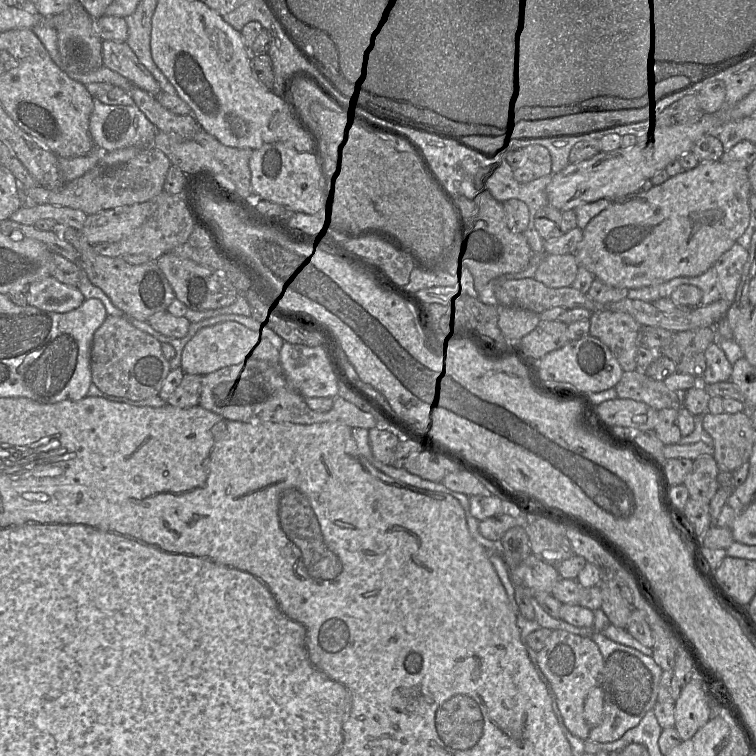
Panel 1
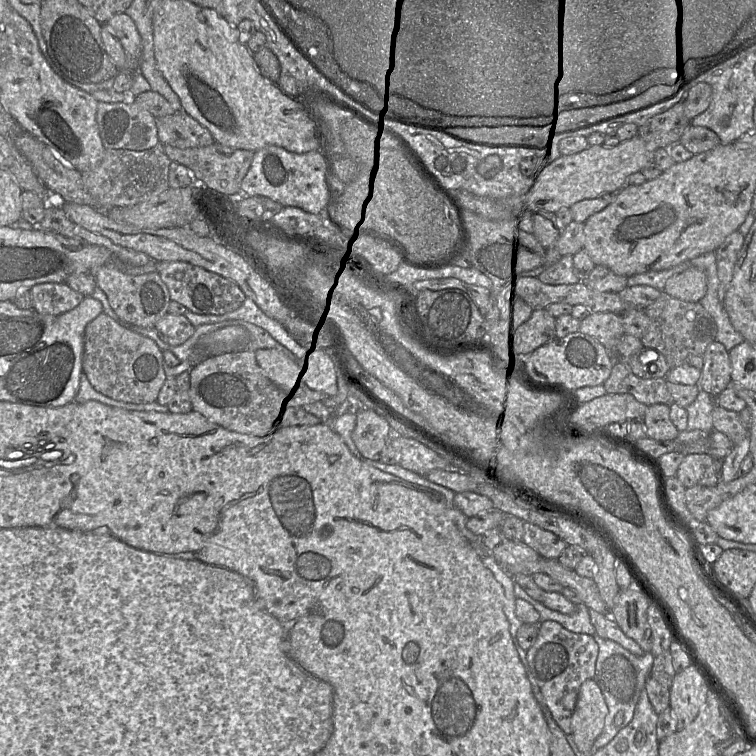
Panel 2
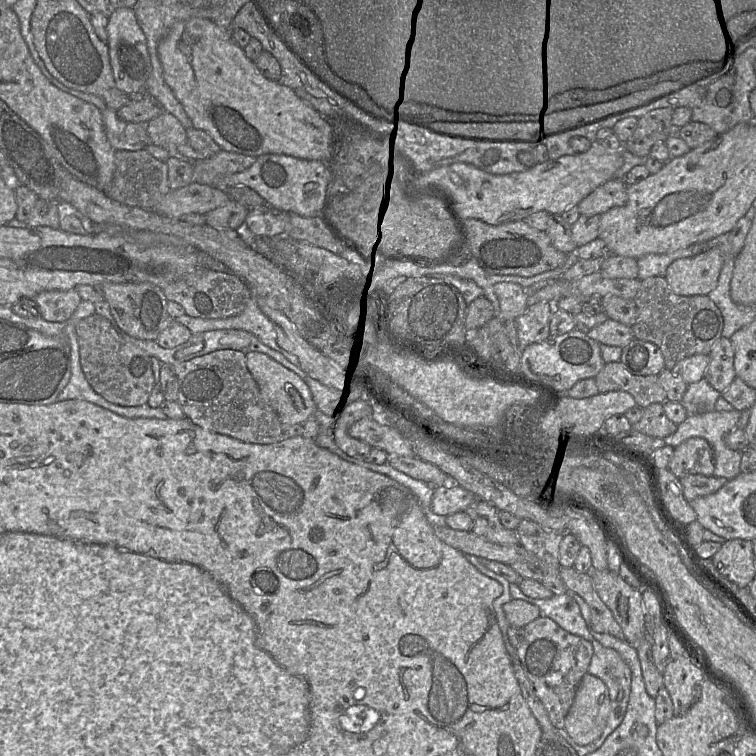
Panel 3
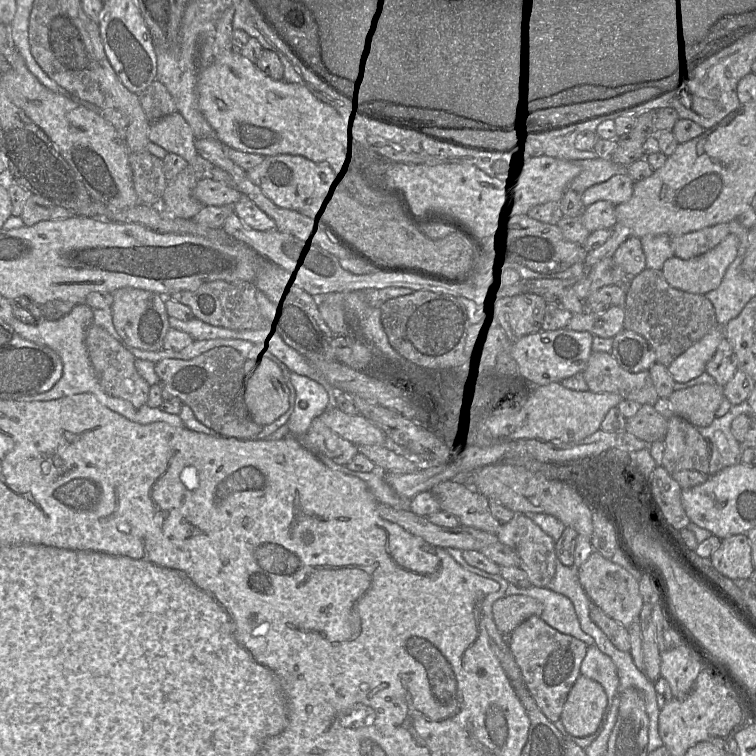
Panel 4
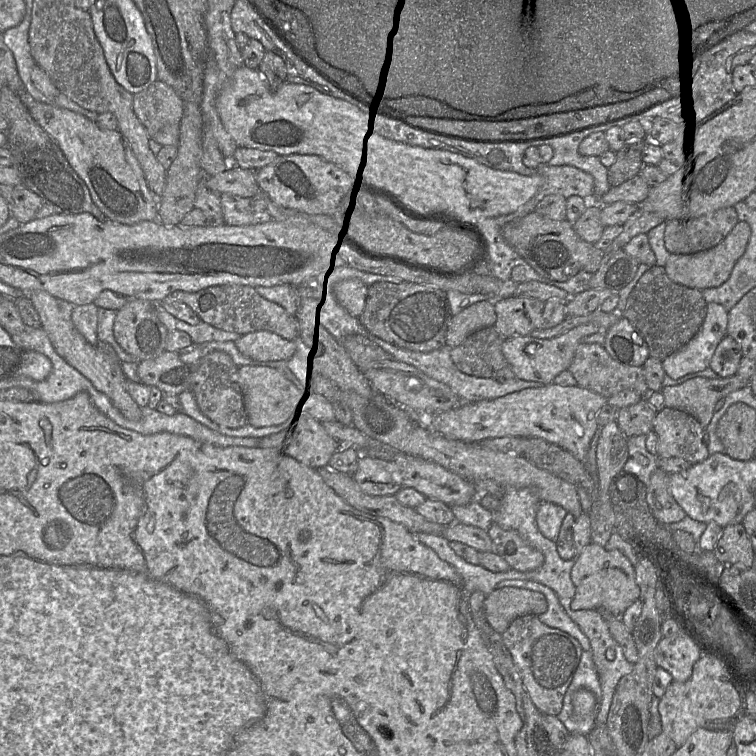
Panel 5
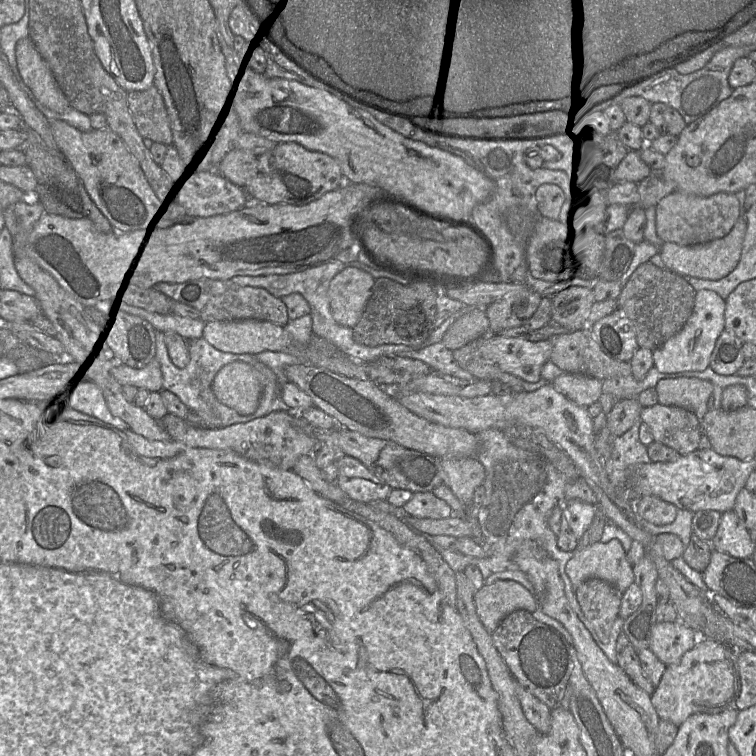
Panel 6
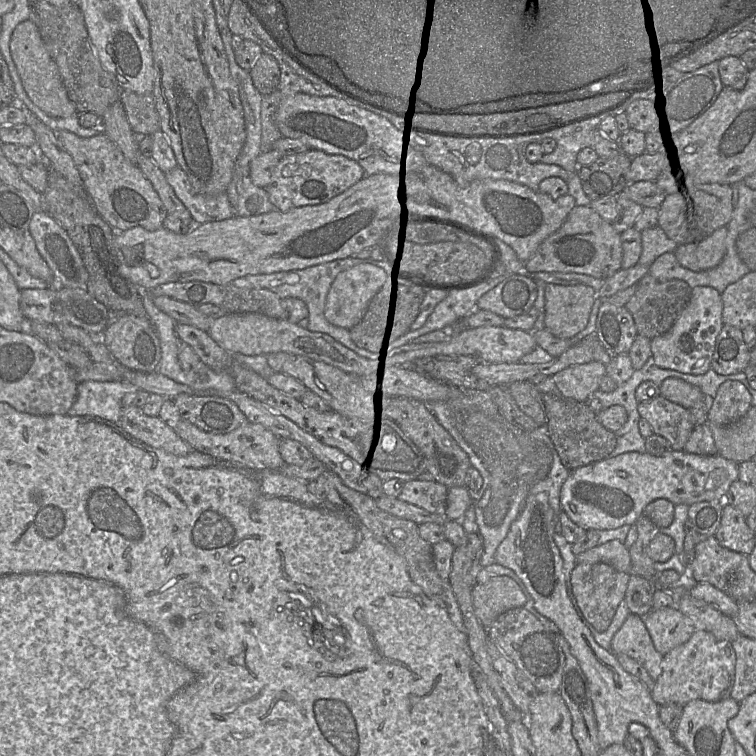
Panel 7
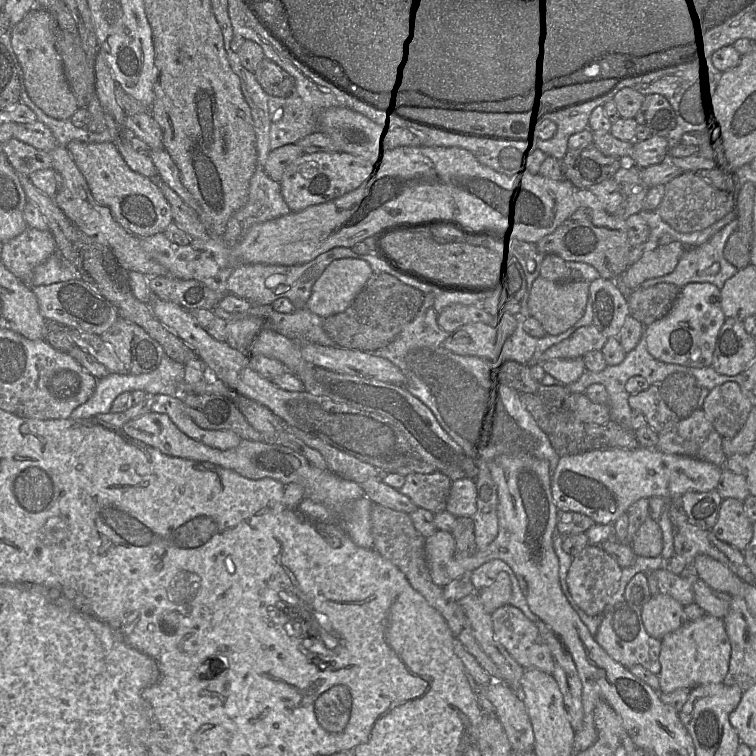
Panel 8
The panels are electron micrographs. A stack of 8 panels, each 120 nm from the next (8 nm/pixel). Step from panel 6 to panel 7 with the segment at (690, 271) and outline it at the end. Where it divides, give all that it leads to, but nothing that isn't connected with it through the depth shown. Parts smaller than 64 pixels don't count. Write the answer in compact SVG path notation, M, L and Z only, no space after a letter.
M721 227L709 238L697 243L680 244L674 250L679 264L692 271L704 271L718 266L725 253L727 227Z

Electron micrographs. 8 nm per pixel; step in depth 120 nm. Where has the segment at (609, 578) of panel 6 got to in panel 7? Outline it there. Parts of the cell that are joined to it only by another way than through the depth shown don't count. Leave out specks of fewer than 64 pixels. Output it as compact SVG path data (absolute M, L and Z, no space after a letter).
M617 539L599 544L577 555L577 563L607 563L625 573L629 573L631 569L629 549Z

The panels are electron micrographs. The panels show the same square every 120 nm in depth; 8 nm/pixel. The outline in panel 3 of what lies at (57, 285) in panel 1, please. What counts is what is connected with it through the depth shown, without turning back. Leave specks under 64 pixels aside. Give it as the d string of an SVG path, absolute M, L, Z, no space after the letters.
M76 289L43 291L34 300L41 317L49 322L67 321L82 301Z

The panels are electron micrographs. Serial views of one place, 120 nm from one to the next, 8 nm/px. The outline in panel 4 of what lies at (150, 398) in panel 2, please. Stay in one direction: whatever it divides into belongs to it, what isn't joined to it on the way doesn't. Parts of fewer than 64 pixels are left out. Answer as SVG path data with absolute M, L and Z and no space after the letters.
M92 323L85 333L85 344L90 361L102 390L109 396L131 402L135 407L145 405L150 385L139 375L135 368L135 357L126 349L128 346L112 337L104 328Z

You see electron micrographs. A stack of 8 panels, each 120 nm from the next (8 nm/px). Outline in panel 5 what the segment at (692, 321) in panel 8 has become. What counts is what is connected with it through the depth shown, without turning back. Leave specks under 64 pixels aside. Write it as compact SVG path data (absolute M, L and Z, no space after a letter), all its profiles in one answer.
M708 303L705 320L697 334L662 361L666 375L679 379L708 368L718 344L727 335L728 314L721 304Z

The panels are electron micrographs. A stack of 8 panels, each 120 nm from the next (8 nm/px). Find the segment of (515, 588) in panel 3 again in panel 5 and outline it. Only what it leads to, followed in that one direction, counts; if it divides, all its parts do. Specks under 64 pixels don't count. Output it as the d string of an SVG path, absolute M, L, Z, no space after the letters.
M507 579L498 583L497 588L513 586L517 588L529 589L542 593L547 601L547 610L538 615L539 620L552 628L562 630L574 637L584 651L591 650L588 637L581 631L579 626L573 622L561 605L557 594L549 587L531 580Z

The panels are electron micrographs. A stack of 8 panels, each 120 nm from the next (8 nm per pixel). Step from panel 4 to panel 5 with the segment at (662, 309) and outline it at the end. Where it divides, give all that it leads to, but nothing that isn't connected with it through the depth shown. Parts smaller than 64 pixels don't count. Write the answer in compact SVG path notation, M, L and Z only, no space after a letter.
M645 266L630 291L624 310L619 313L641 333L650 356L663 361L687 344L700 330L707 313L707 302L699 289L673 282L663 266Z

